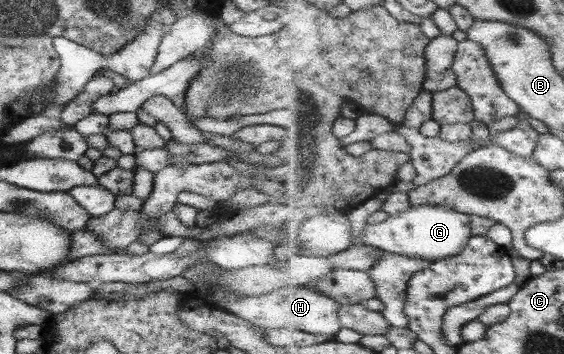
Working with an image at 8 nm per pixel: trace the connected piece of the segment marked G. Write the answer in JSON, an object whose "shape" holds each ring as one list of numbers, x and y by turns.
{"shape":[[426,204,423,207,411,206,411,209,391,215,387,221,375,225,367,222,361,236,367,245,433,262,461,254,473,237,473,228,471,228,471,216,441,205]]}

